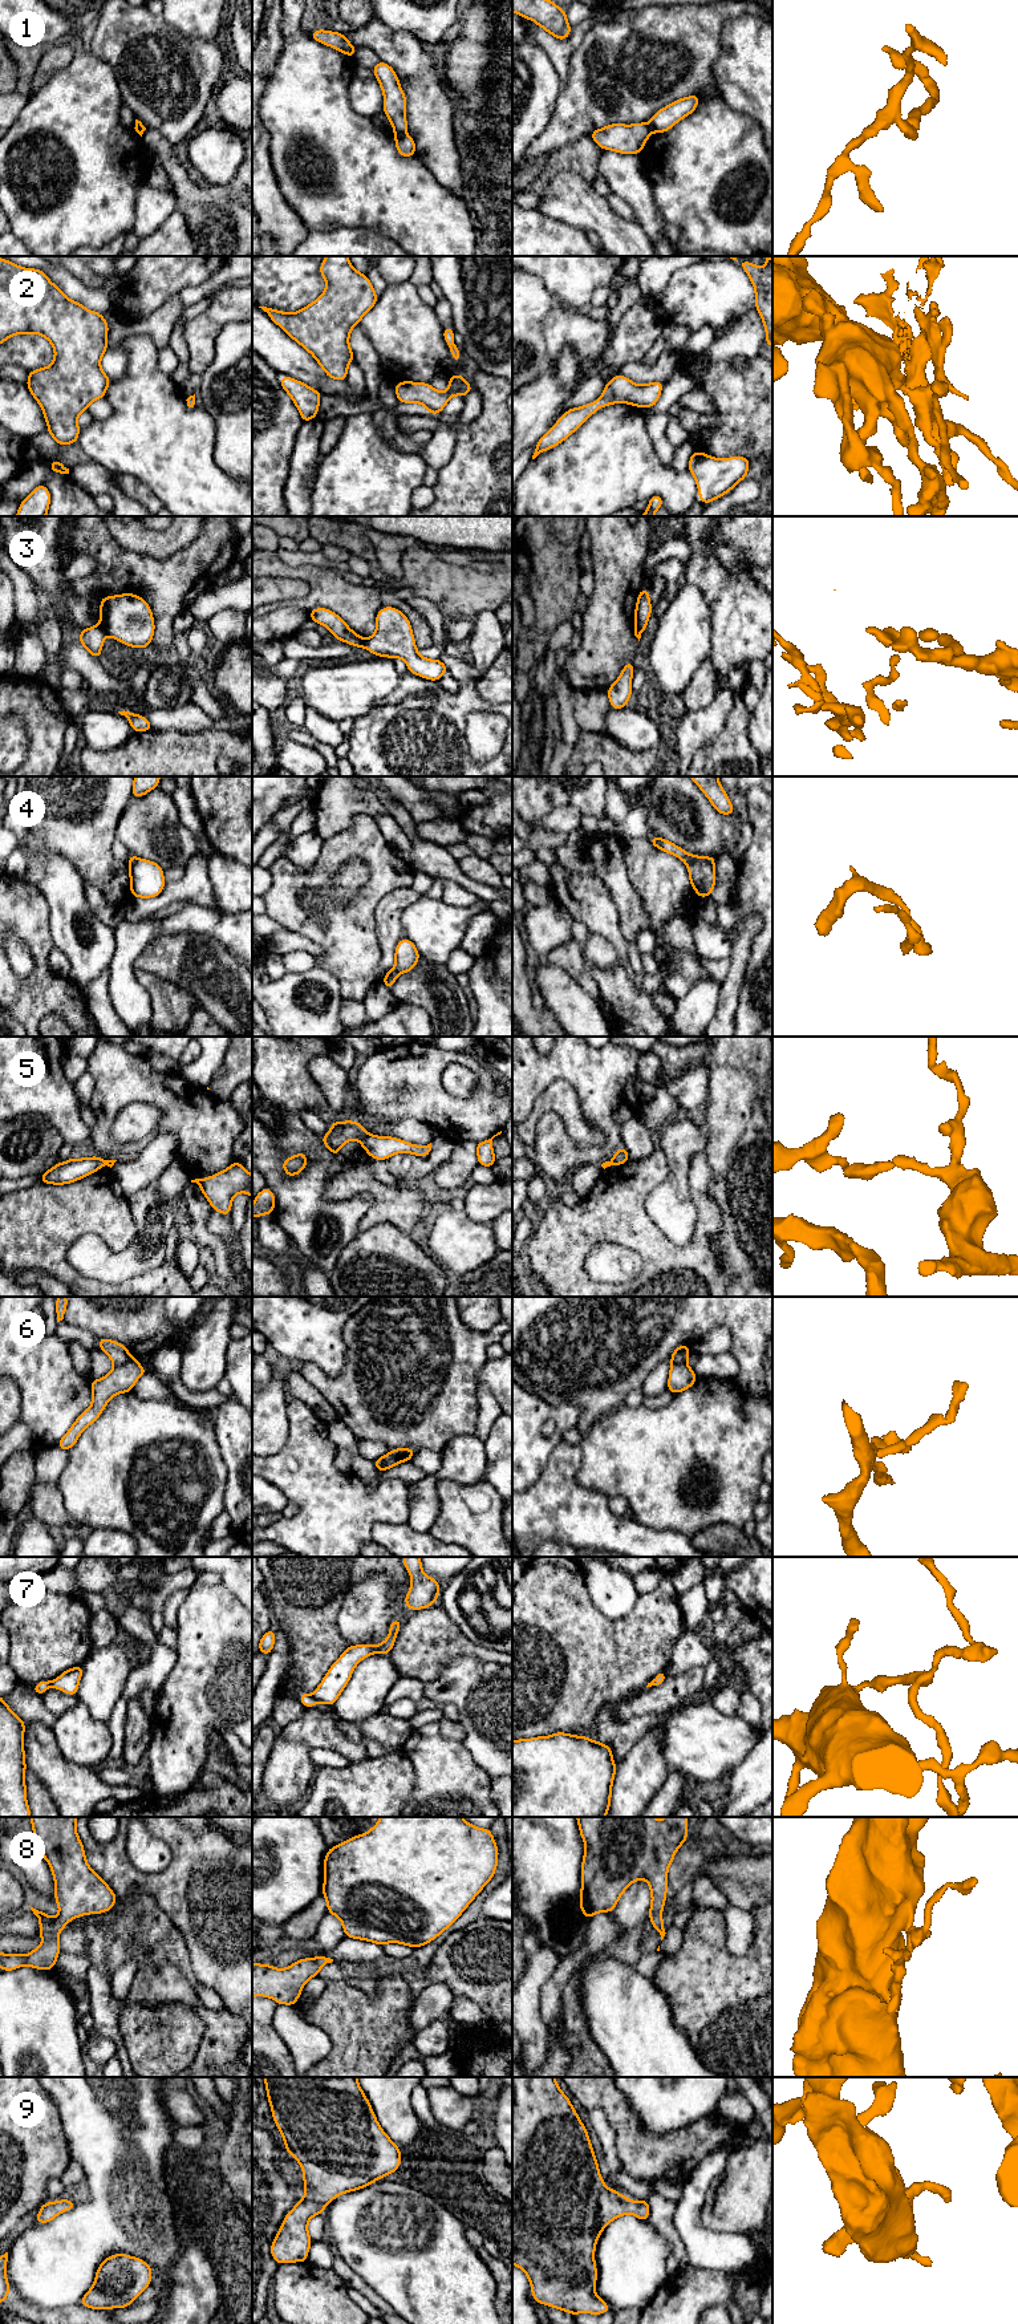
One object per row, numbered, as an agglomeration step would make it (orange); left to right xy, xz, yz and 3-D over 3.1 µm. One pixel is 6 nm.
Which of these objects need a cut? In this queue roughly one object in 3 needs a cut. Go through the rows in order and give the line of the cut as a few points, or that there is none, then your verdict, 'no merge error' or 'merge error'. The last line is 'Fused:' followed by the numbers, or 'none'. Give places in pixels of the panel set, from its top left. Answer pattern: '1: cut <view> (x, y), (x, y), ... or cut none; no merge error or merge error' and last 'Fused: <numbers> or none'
1: cut xz (394, 133), (405, 134); merge error
2: cut none; no merge error
3: cut xy (100, 623), (106, 633); merge error
4: cut xz (393, 968), (398, 973); merge error
5: cut xz (368, 1134), (360, 1140); merge error
6: cut xy (132, 1357), (114, 1366); merge error
7: cut xz (311, 1695), (316, 1702); merge error
8: cut none; no merge error
9: cut none; no merge error
Fused: 1, 3, 4, 5, 6, 7

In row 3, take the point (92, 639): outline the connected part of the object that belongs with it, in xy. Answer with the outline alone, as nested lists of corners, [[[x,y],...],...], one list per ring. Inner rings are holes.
[[[101,624],[80,630],[80,644],[97,660],[101,656],[105,637]]]

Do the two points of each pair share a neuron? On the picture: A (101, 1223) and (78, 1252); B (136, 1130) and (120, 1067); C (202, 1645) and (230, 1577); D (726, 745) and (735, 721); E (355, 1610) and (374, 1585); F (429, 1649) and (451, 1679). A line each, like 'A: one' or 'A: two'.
A: two
B: two
C: two
D: one
E: one
F: two

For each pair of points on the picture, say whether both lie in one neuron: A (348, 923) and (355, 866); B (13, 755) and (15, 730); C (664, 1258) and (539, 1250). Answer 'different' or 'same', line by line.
A: different
B: same
C: same

